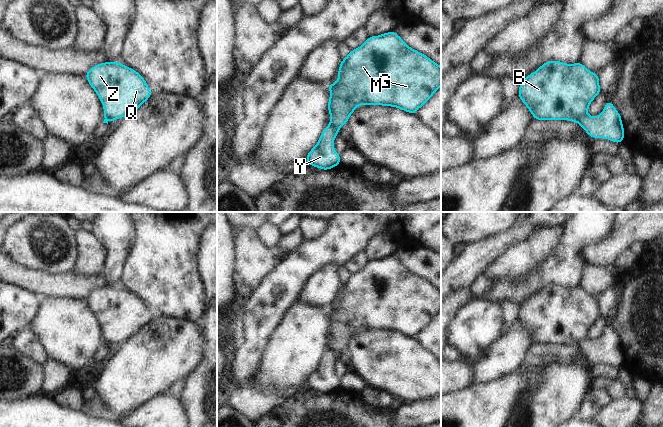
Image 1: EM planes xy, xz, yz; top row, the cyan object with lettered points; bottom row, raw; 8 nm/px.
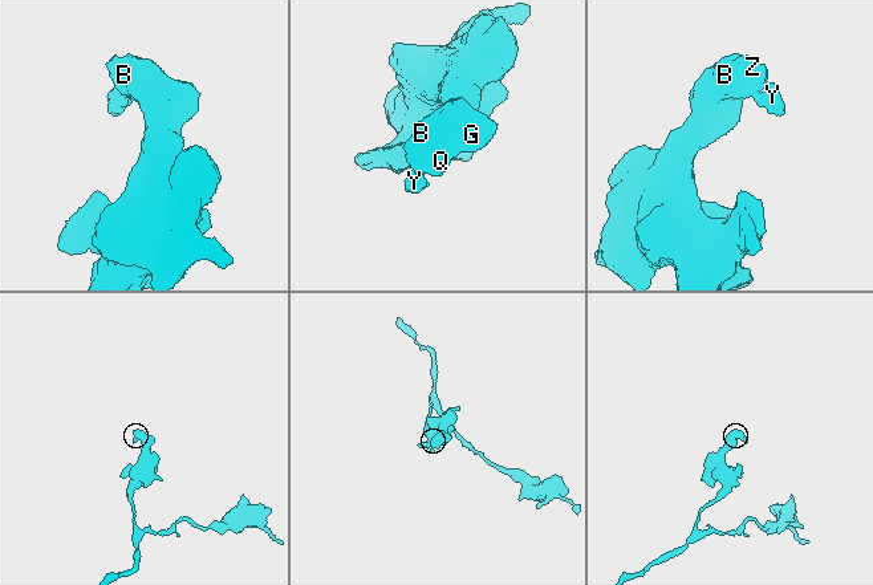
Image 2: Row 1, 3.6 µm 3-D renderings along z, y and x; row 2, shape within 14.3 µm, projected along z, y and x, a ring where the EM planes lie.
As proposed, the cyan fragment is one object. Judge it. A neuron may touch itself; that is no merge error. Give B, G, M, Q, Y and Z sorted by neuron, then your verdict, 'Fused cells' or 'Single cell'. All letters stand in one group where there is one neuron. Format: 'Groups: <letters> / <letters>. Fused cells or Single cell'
Groups: B G M Q Z / Y. Fused cells.

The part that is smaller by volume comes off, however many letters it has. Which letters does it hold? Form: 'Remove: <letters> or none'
Remove: Y

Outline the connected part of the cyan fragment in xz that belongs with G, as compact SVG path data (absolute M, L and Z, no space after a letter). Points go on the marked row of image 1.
M394 31L371 36L361 47L351 50L341 61L338 73L337 82L334 85L328 84L331 92L328 103L328 112L331 114L330 126L337 134L339 128L347 124L348 118L359 105L393 106L414 114L441 86L441 67L426 55L412 50Z

